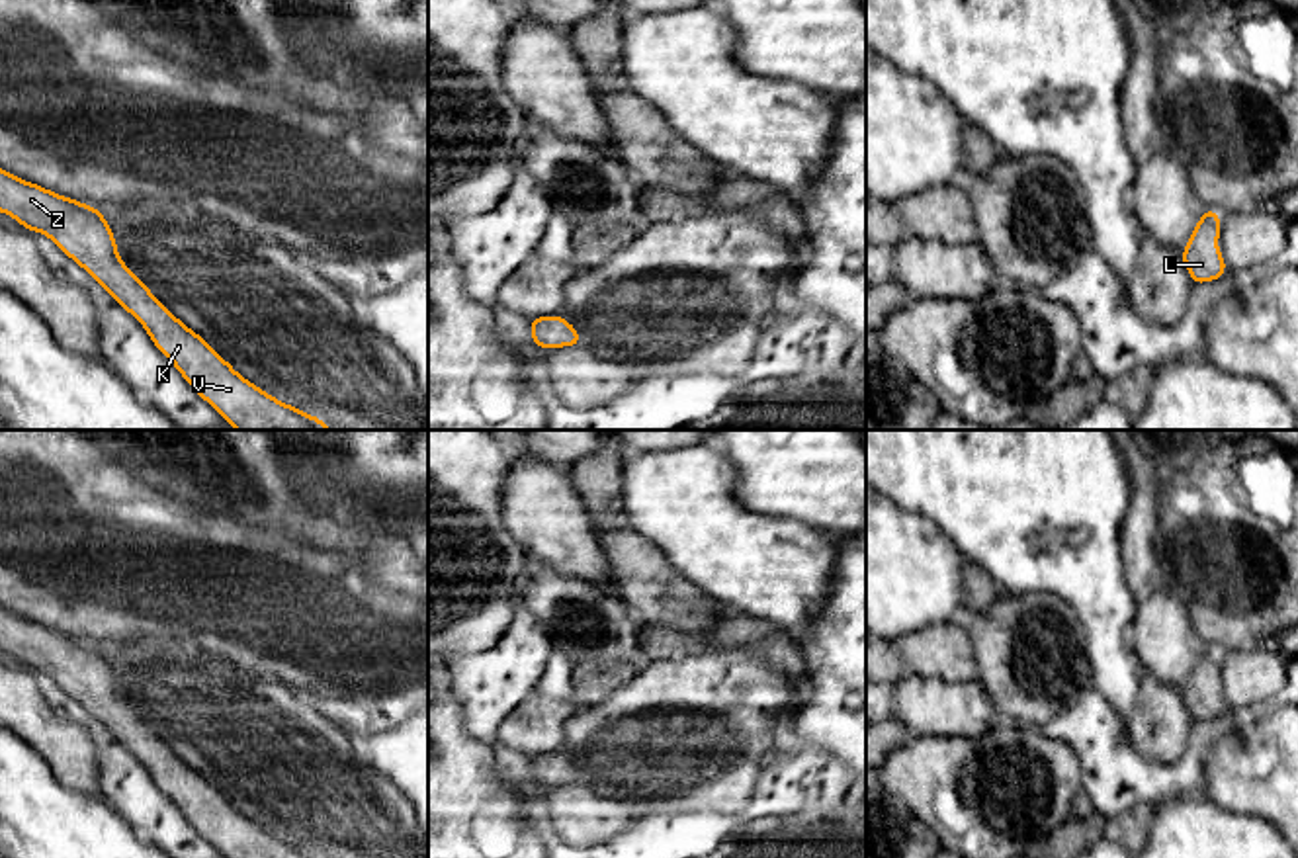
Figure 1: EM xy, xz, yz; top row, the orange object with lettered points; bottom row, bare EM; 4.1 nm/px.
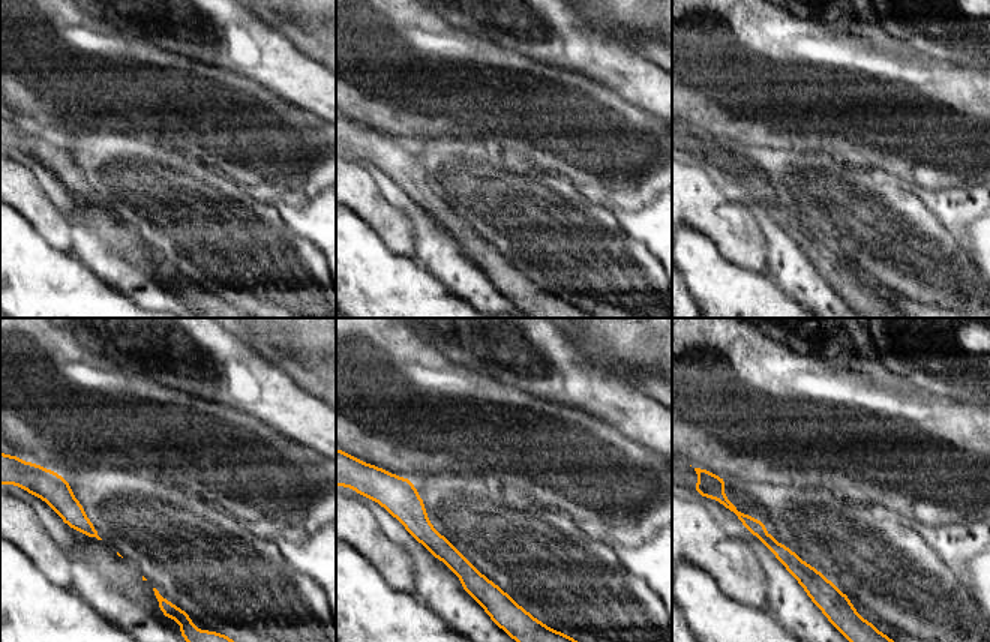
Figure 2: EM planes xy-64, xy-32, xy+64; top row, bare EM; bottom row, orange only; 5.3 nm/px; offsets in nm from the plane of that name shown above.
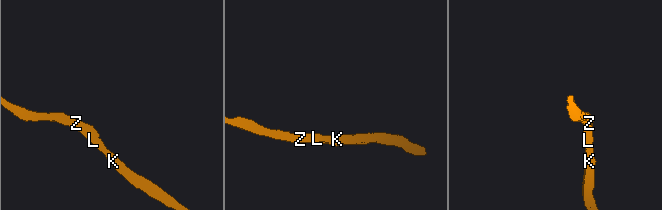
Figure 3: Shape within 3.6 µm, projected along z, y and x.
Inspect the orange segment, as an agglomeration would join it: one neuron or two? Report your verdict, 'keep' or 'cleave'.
keep

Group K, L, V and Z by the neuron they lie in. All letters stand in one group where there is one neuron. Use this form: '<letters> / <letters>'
K L V Z

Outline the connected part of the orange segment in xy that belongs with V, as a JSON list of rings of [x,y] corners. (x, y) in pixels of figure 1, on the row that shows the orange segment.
[[[0,168],[0,211],[47,235],[147,328],[194,391],[237,430],[330,430],[240,377],[201,336],[160,305],[121,262],[100,209],[20,180]]]

